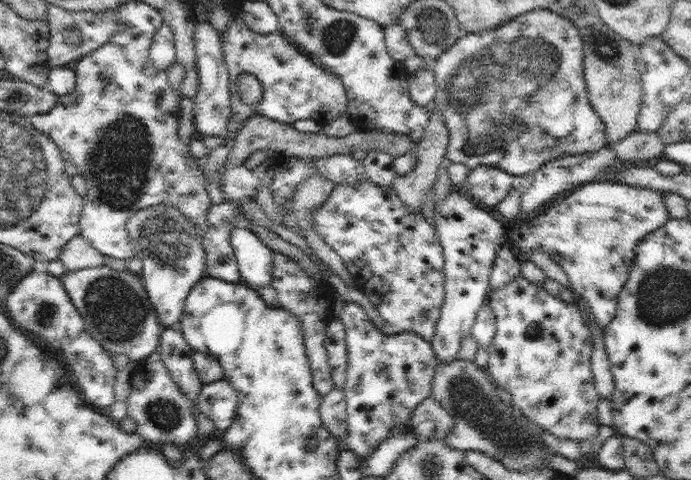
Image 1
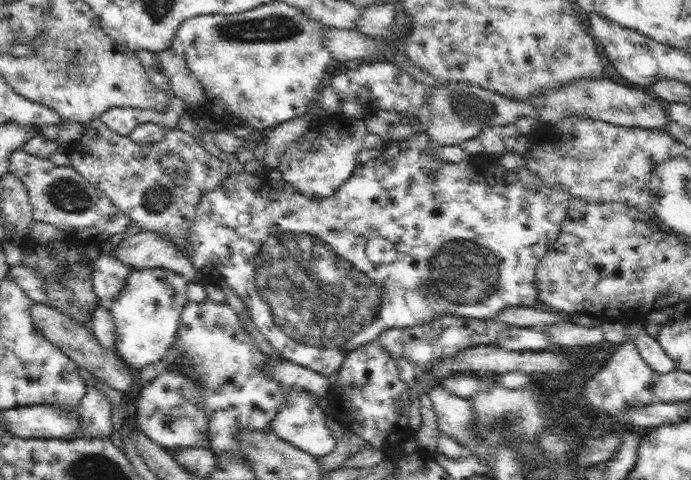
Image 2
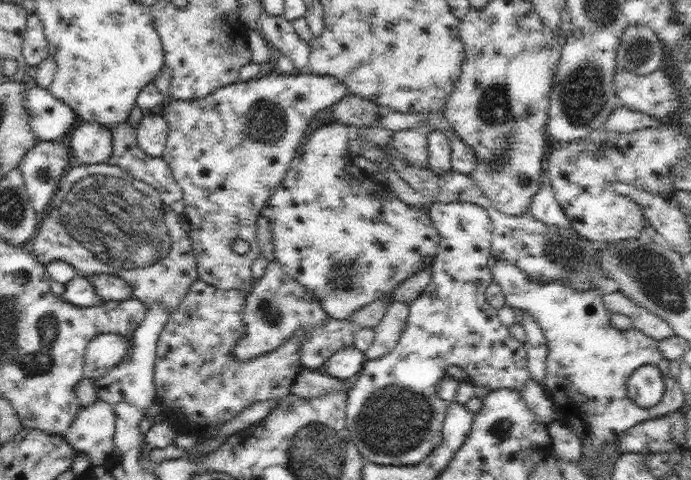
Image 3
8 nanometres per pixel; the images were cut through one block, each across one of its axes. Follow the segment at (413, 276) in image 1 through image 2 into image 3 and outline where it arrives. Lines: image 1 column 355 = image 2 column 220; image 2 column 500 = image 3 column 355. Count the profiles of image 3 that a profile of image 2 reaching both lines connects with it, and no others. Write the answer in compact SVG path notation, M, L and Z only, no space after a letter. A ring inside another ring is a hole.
M340 122L330 123L322 126L322 128L310 131L301 145L299 153L292 159L282 182L276 187L273 195L266 201L264 208L261 210L261 215L271 222L275 259L282 263L283 269L288 276L294 278L308 291L314 292L322 308L332 318L338 320L351 319L359 308L391 294L400 283L421 271L424 268L424 264L427 264L428 261L432 262L432 258L436 256L439 249L438 231L426 210L408 206L398 199L396 194L387 187L383 179L376 179L354 165L349 151L347 133L347 125Z

